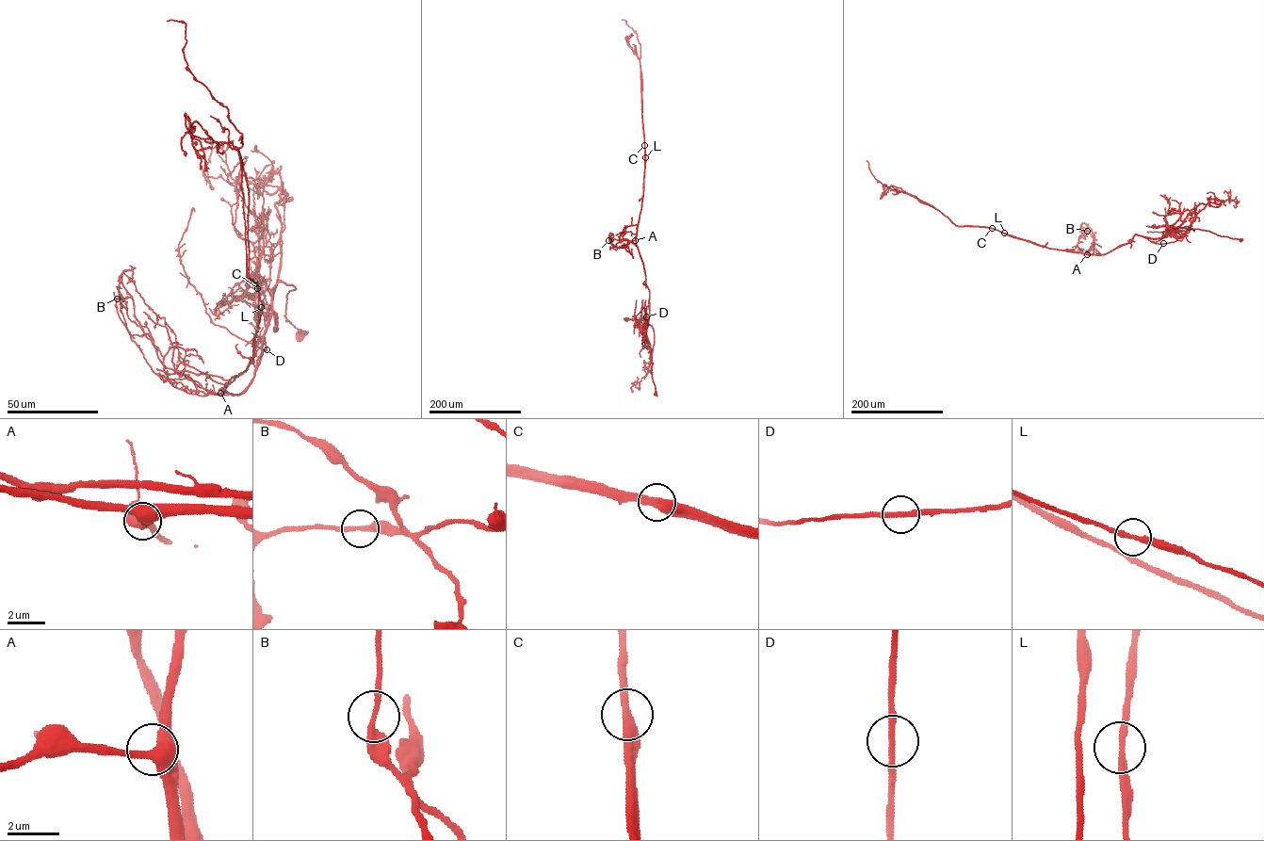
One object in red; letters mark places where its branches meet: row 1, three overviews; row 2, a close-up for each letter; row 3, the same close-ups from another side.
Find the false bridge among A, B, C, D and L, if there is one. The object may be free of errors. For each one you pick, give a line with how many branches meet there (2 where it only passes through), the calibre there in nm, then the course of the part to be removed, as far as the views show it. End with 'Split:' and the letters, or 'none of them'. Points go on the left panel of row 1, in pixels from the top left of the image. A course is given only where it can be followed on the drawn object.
C: 2 | 460 nm | (257, 288), (223, 392), (277, 330), (281, 190), (218, 146), (213, 189)
Split: C

